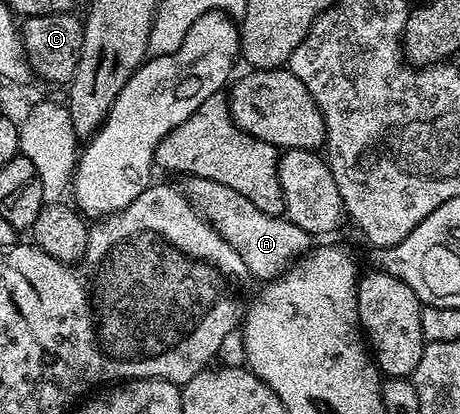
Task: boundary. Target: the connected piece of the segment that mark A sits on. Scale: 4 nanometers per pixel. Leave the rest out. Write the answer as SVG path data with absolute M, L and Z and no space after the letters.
M192 176L186 177L184 182L183 190L189 201L202 216L212 222L214 228L225 238L225 242L243 256L254 279L257 277L272 280L281 277L310 249L311 236L306 230L284 216L268 214L255 208L255 204L251 204L247 196L239 196L235 188L227 188L227 184Z

